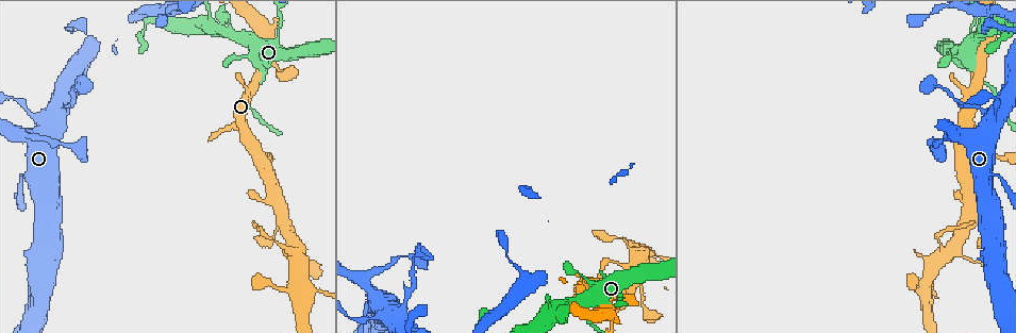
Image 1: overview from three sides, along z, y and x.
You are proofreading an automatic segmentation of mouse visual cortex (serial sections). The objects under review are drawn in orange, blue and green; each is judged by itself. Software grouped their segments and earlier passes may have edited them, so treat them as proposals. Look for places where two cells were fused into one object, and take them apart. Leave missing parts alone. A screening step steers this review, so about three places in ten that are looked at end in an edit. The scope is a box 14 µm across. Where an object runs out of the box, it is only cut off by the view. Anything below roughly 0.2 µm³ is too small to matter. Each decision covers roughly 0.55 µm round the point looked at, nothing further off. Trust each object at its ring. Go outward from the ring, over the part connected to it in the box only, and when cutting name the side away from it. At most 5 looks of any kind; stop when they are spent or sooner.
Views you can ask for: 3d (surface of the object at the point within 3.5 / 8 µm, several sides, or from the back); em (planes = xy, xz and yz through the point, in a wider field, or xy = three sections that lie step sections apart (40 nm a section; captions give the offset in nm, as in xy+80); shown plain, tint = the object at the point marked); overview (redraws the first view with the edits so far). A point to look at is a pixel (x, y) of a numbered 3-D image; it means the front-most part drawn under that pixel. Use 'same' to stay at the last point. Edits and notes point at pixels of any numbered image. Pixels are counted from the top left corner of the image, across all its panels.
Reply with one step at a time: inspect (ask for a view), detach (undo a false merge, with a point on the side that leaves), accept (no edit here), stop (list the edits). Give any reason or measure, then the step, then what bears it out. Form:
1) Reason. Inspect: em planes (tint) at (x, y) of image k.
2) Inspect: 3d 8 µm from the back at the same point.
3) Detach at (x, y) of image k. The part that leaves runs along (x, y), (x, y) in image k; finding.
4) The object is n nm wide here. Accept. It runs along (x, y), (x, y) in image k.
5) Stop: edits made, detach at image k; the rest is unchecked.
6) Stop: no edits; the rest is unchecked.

Thick turns thin. Inspect: 3d 3.5 µm from the back at (975, 72) of image 1.

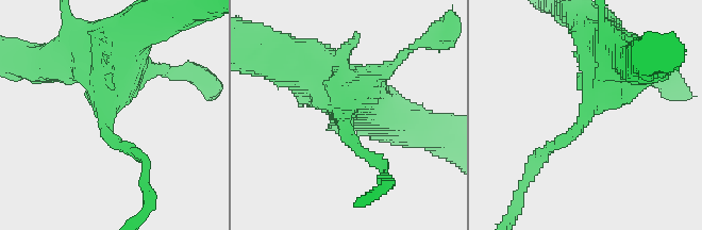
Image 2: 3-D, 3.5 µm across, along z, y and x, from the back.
The arms are 200, 700 nm wide; now the EM. Inspect: em xy step 2 (tint) at (588, 114) of image 2.

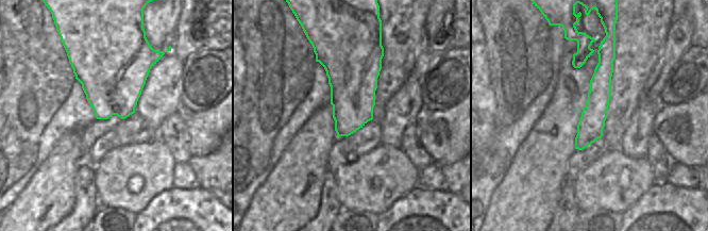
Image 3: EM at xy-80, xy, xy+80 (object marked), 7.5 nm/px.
Accept. Continuous, no second cell.

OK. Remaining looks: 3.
Thick turns thin. Inspect: 3d 3.5 µm at (316, 290) of image 1.

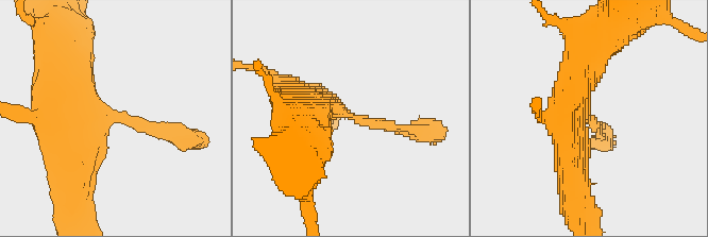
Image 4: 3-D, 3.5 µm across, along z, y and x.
The arms are 150, 500 nm wide; now the EM. Inspect: em xy step 1 (plain) at (113, 120) of image 4.

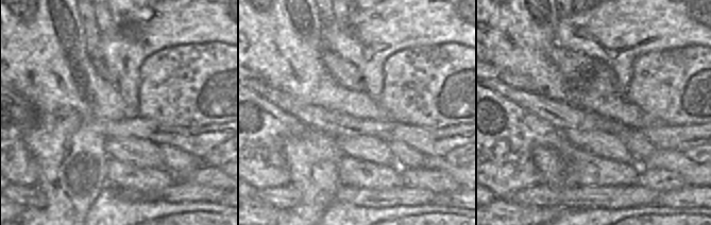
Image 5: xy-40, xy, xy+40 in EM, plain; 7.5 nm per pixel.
With the object marked. Inspect: em xy step 1 (tint) at the same point.

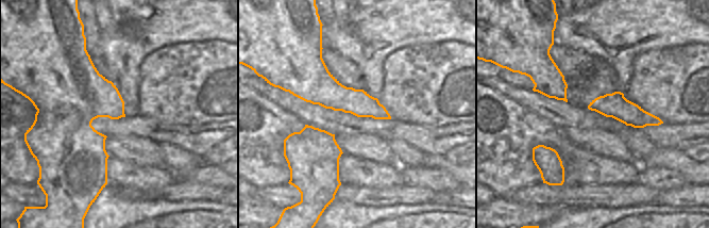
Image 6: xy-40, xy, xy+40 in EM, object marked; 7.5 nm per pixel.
Accept. All the same cell.

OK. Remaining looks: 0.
Stop: no edits; the rest is unchecked.

